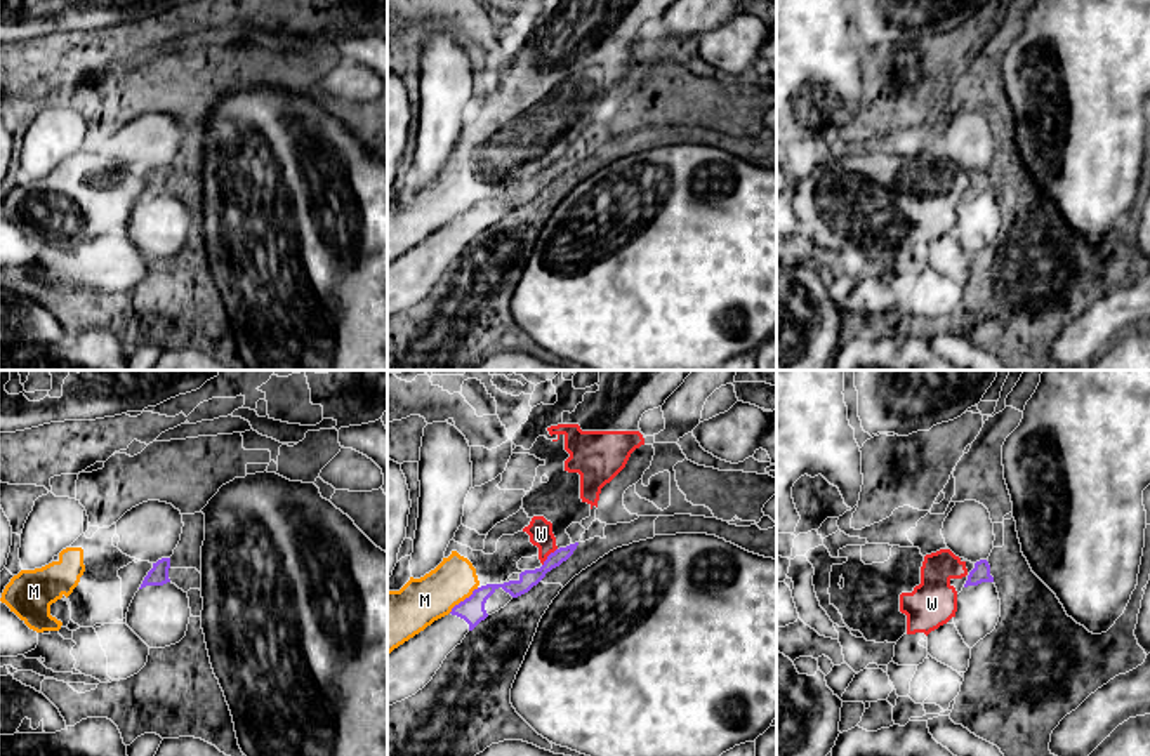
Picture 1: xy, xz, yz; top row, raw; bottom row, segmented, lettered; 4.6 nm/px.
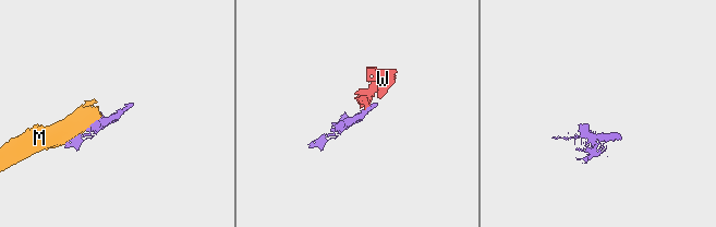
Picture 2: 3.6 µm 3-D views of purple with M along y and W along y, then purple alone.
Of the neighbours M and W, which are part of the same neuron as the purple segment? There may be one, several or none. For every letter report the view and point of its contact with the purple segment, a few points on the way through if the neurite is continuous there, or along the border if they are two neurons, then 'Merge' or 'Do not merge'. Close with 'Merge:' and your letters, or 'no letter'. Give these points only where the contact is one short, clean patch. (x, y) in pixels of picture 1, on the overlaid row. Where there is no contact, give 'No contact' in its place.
M: Touches purple at xz (464, 600). Do not merge
W: Touches purple at xz (548, 557). Boundary: xz (556, 548), (542, 565). Do not merge
Merge: no letter

